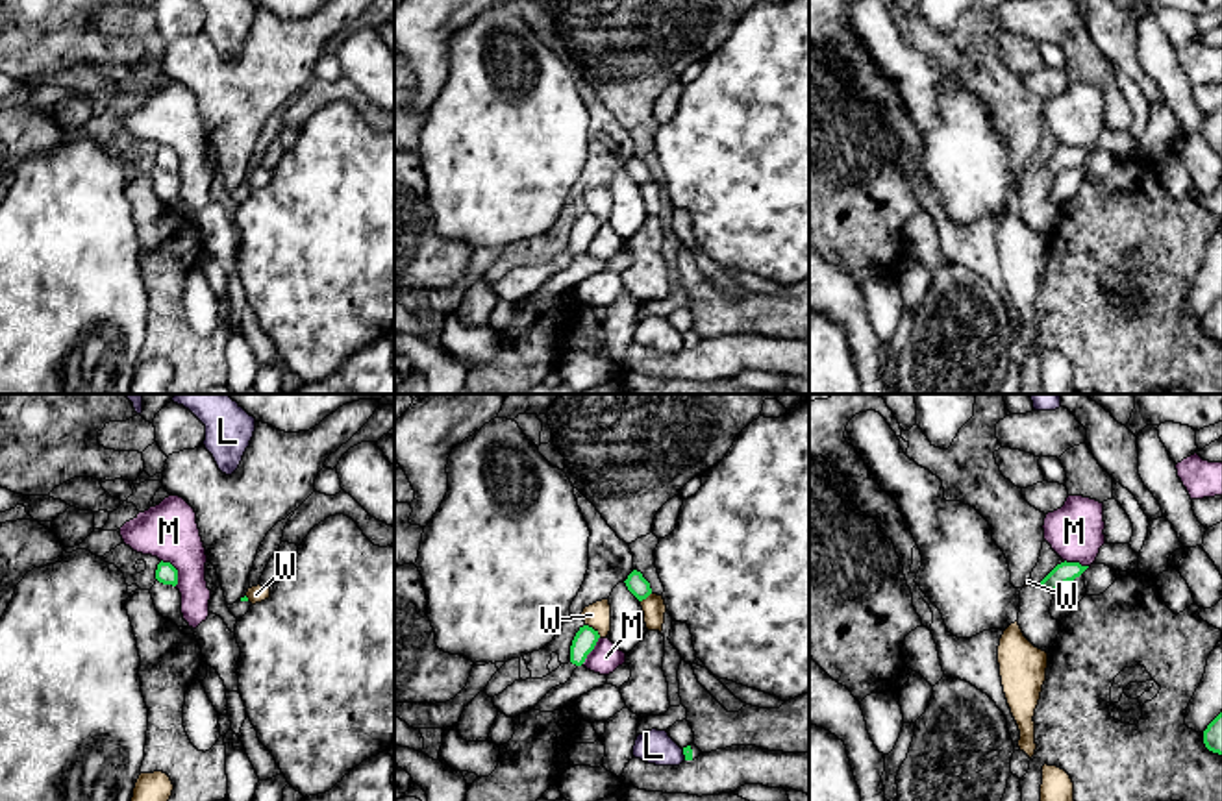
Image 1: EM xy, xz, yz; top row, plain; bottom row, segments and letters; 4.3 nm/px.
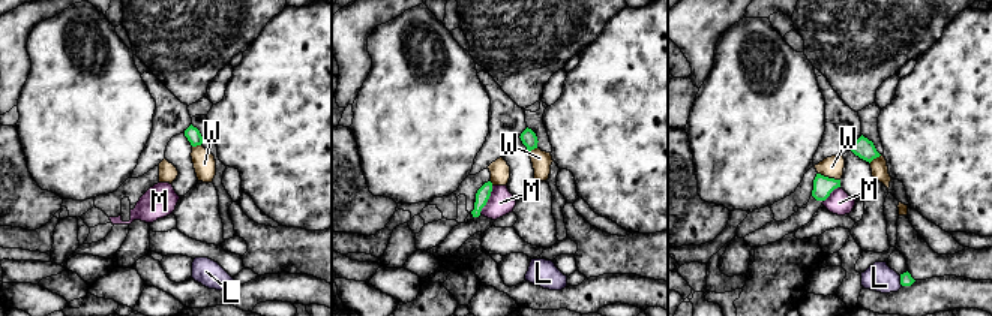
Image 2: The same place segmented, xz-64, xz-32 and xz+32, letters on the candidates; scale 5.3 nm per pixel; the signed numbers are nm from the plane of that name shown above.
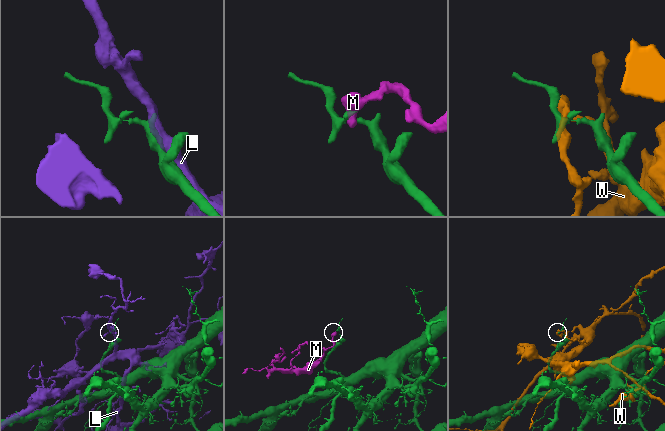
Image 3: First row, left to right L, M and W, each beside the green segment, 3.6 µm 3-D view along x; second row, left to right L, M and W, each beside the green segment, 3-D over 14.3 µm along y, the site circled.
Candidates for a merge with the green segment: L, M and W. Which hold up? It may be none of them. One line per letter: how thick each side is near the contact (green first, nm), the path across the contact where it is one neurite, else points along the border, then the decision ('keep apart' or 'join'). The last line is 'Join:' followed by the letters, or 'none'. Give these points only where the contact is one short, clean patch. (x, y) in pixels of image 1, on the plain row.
L: 50 nm thick on the green side, 150 nm on the other; keep apart
M: 90 nm thick on the green side, 260 nm on the other; border along xy (162, 145), (176, 156), (176, 171); keep apart
W: 100 nm thick on the green side, 110 nm on the other; keep apart
Join: none

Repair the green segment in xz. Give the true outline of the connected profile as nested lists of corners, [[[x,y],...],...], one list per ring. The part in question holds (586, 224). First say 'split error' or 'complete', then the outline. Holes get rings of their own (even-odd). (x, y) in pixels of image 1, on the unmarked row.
complete; [[[589,211],[580,213],[570,231],[570,248],[581,252],[587,240],[594,235],[600,220]]]

